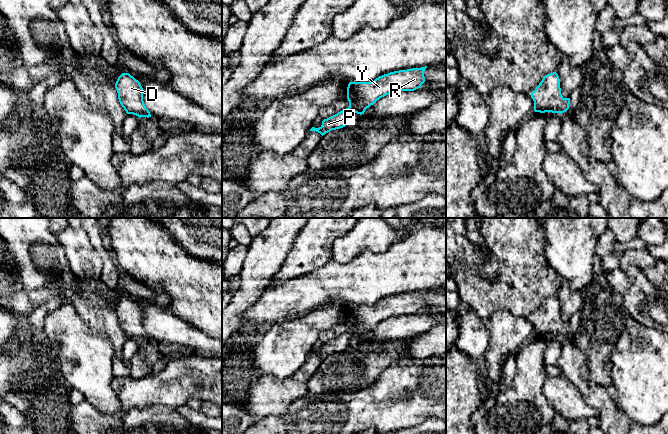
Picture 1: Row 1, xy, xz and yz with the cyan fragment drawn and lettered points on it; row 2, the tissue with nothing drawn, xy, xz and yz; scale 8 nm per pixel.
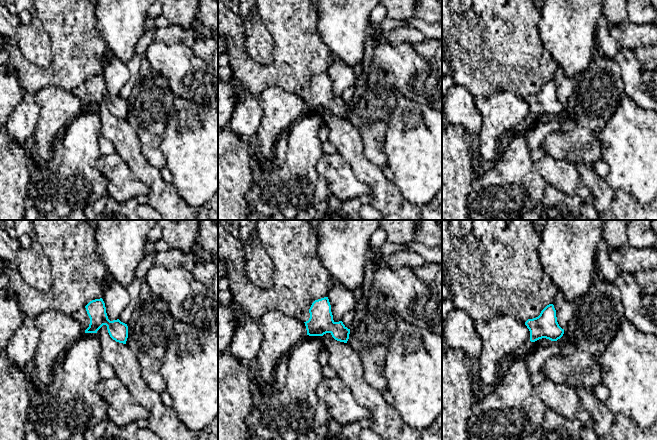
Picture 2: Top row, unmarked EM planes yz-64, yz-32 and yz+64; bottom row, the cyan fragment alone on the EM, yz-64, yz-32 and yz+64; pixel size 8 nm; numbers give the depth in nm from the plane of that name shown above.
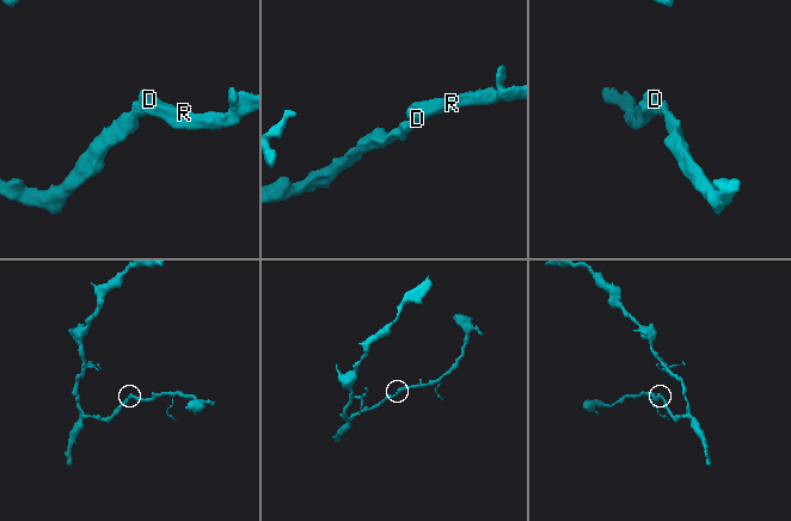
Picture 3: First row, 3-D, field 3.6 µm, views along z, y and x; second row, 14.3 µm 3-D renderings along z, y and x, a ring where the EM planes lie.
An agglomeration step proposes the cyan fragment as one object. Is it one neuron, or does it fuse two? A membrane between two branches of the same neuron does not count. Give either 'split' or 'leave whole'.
leave whole

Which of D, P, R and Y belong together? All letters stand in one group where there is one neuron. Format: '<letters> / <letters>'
D P R Y

